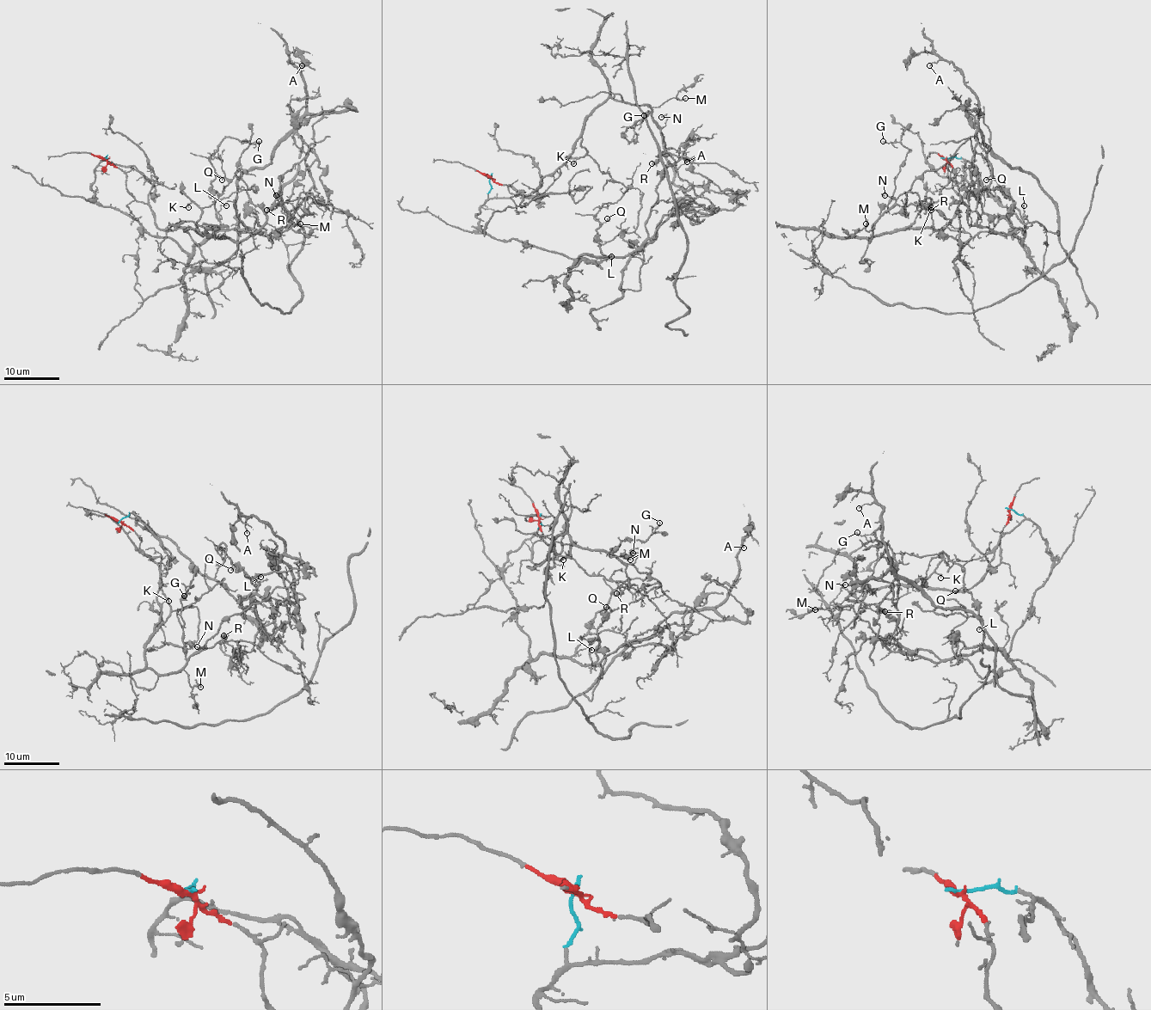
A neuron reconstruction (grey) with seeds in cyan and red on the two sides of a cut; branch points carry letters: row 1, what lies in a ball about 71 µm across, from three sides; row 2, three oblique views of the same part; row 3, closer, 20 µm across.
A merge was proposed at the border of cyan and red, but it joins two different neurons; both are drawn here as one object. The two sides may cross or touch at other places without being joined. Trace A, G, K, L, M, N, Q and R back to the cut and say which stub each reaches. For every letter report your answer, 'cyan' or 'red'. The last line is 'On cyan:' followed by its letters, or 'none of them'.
A: cyan
G: red
K: red
L: cyan
M: red
N: red
Q: cyan
R: red
On cyan: A, L, Q

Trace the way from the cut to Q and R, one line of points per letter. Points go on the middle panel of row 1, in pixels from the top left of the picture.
Q: (491, 178), (477, 215), (480, 228), (505, 240), (517, 239), (577, 260), (604, 257), (596, 230), (607, 217)
R: (491, 178), (529, 194), (571, 153), (584, 120), (609, 99), (652, 109), (664, 149), (652, 163)

